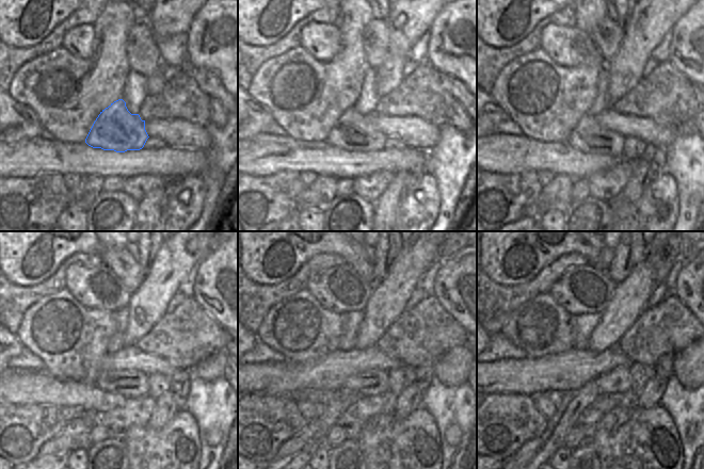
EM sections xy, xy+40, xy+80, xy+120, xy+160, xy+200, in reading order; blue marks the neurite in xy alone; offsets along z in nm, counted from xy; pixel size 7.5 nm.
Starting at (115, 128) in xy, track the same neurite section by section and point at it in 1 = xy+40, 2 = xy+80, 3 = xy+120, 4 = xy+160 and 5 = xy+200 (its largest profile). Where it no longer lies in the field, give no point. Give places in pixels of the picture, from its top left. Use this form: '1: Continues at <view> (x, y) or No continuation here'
1: Continues at xy+40 (353, 131)
2: Continues at xy+80 (588, 135)
3: Continues at xy+120 (127, 383)
4: Continues at xy+160 (372, 382)
5: Continues at xy+200 (617, 381).

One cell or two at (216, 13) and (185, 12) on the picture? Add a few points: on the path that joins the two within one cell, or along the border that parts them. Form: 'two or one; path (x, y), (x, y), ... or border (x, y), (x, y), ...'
two; border (198, 11), (185, 32)

